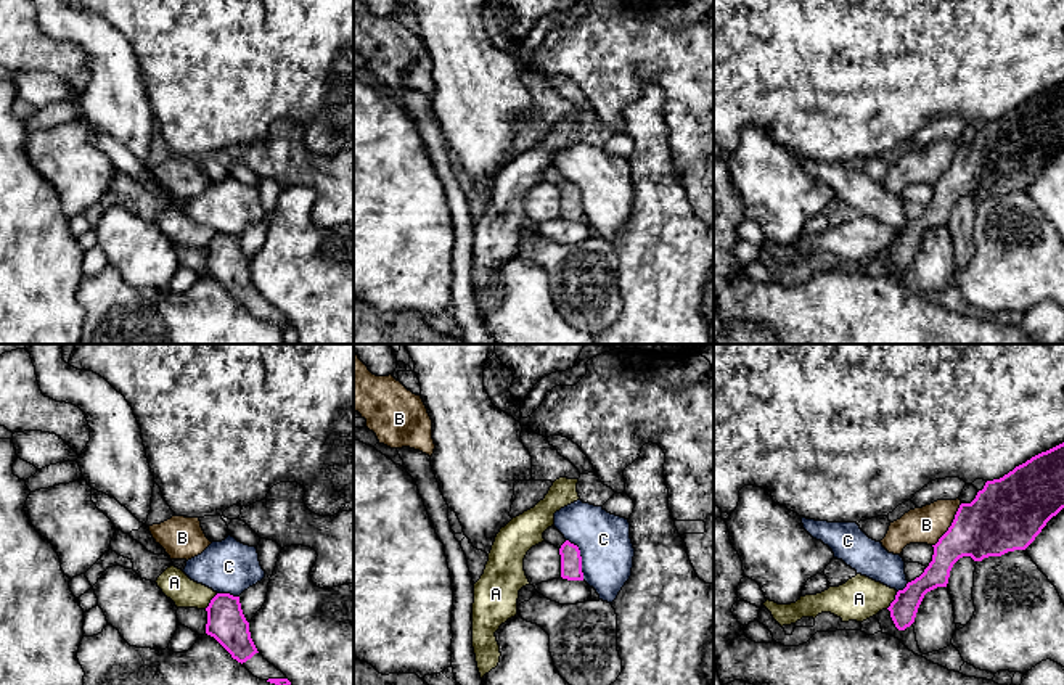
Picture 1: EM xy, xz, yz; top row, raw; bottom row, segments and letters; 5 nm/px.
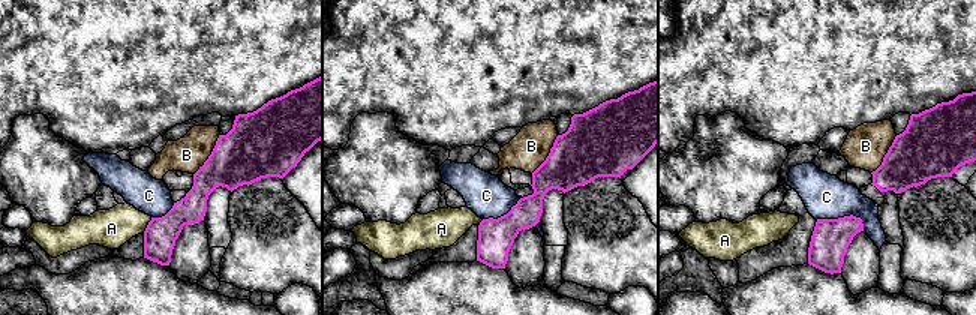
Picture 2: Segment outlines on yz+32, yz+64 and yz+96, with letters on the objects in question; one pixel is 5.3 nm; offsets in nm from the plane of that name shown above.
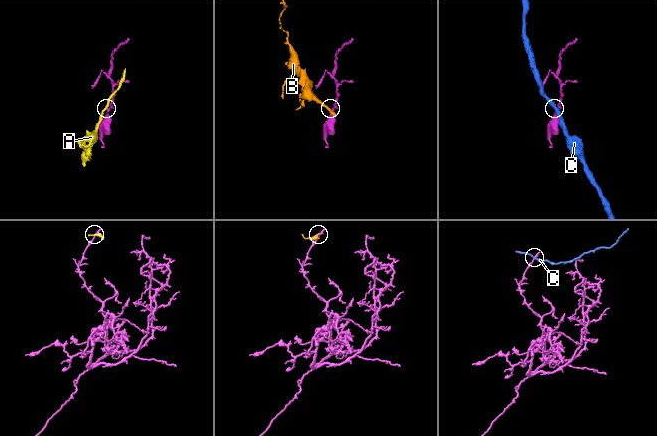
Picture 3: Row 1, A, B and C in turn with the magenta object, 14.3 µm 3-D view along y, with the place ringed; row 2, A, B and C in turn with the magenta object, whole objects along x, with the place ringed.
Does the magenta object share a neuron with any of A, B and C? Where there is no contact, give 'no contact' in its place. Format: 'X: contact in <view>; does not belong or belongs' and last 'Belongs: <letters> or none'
A: contact in yz; does not belong
B: contact in yz; does not belong
C: contact in xz; does not belong
Belongs: none

